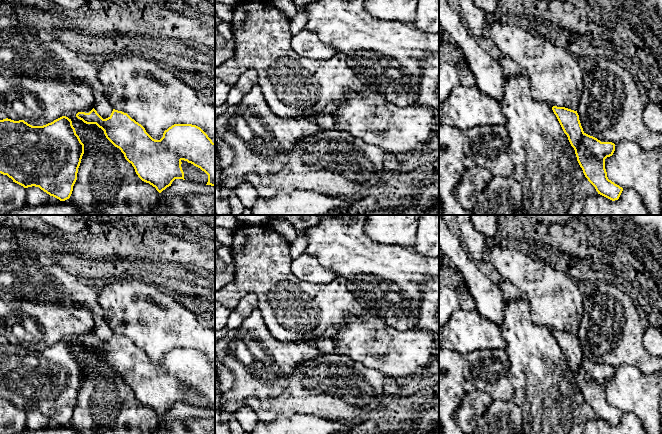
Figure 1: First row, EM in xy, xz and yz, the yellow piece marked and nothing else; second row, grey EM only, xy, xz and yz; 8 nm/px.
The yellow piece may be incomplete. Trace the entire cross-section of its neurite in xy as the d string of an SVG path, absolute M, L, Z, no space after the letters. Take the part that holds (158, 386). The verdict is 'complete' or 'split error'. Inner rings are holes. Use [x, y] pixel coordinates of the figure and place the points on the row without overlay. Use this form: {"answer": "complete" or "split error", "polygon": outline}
{"answer": "split error", "polygon": "M94 315L94 329L89 337L78 336L76 341L86 348L96 348L104 355L106 362L124 378L132 388L138 401L161 417L171 410L175 403L184 403L182 384L200 392L208 399L206 409L215 411L215 367L198 350L174 348L164 355L160 364L153 363L145 352L127 337L115 334L107 322Z"}

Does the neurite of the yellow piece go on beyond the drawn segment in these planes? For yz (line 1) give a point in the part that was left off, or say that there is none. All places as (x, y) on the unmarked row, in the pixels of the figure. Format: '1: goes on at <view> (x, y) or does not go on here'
1: does not go on here

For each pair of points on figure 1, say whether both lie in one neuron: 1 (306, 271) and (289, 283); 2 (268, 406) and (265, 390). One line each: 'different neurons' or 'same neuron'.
1: different neurons
2: different neurons

